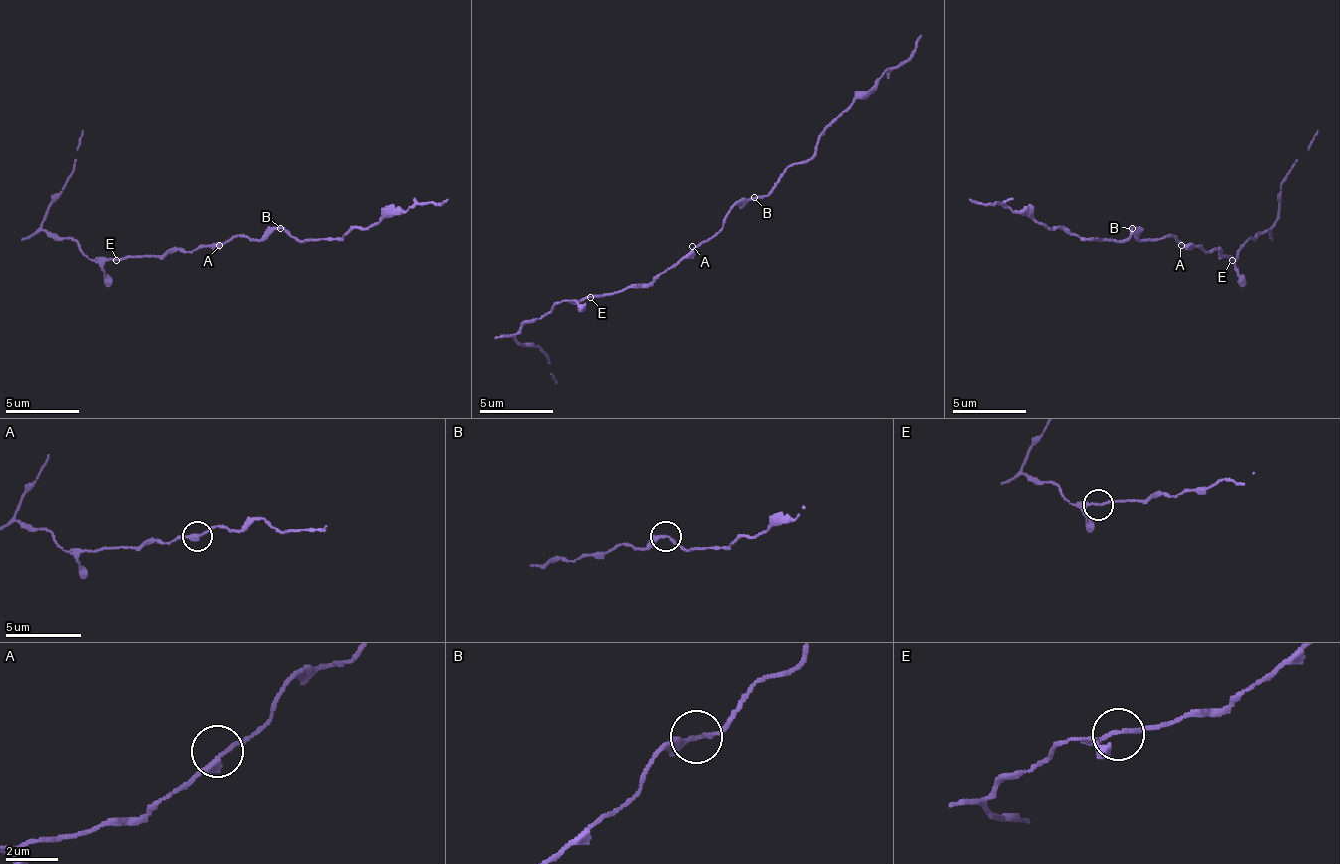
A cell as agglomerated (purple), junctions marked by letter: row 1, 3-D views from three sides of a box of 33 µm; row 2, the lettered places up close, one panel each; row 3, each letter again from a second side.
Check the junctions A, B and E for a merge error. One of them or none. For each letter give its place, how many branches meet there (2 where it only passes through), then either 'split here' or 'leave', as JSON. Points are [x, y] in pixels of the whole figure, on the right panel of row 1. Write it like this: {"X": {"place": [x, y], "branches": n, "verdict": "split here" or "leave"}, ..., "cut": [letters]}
{"A": {"place": [1181, 245], "branches": 2, "verdict": "leave"}, "B": {"place": [1132, 228], "branches": 2, "verdict": "leave"}, "E": {"place": [1232, 260], "branches": 2, "verdict": "leave"}, "cut": []}

